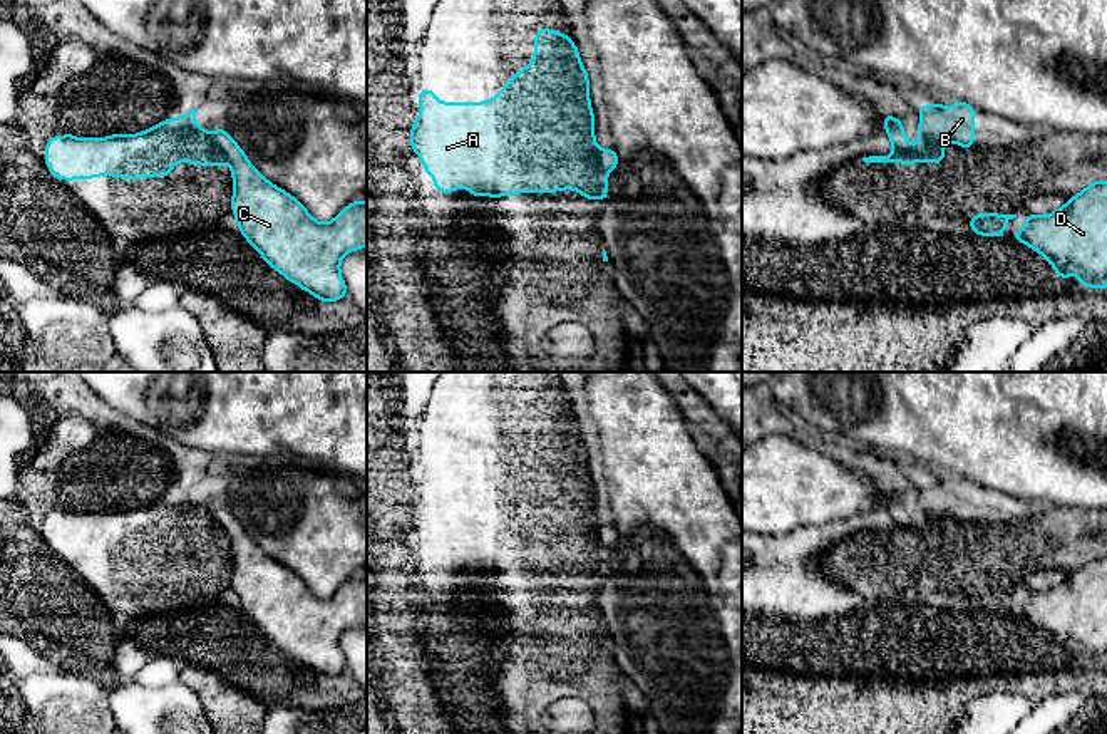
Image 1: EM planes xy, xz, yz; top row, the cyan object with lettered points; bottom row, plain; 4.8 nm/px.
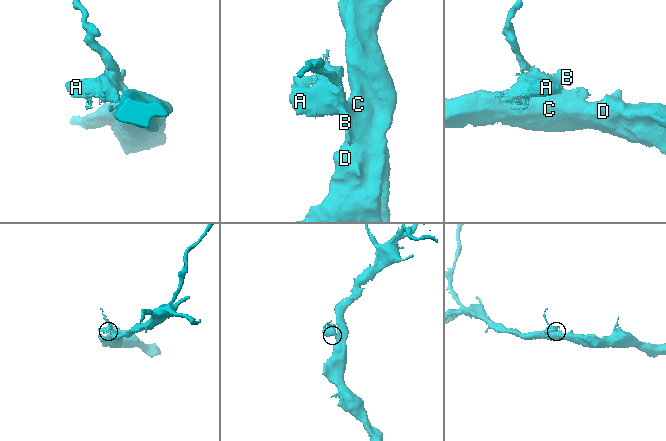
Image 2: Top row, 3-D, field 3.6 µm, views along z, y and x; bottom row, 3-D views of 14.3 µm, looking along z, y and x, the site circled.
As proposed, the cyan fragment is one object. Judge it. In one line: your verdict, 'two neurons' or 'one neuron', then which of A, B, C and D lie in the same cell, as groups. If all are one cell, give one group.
two neurons; A B / C D

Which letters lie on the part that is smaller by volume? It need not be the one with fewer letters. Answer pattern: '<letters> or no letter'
A, B

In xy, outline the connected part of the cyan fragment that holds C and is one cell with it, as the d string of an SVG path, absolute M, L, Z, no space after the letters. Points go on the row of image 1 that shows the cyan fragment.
M224 129L211 132L211 139L226 154L233 174L231 211L248 243L290 282L315 295L320 302L347 297L347 283L340 275L340 260L367 246L367 203L345 206L330 223L318 223L290 193L270 183L246 158L243 149Z

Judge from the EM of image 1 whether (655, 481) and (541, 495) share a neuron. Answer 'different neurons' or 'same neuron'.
different neurons

